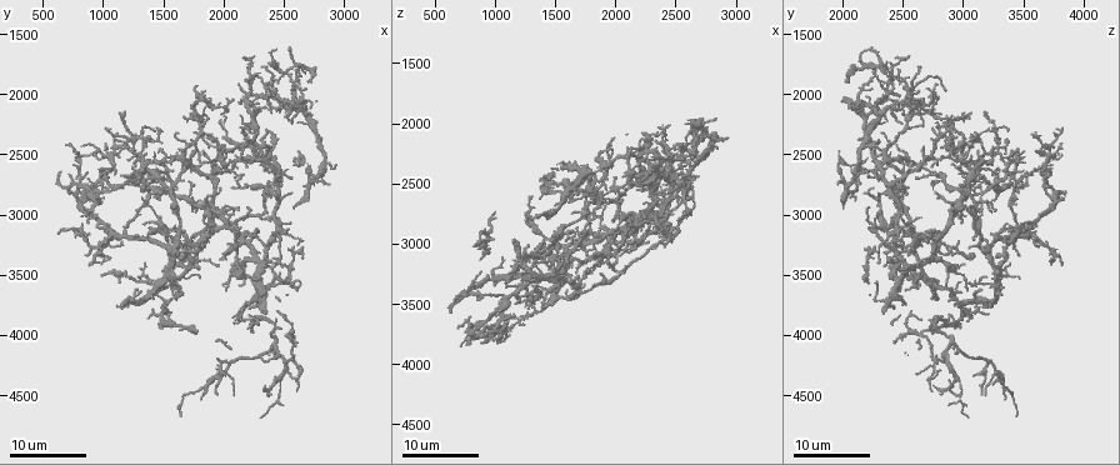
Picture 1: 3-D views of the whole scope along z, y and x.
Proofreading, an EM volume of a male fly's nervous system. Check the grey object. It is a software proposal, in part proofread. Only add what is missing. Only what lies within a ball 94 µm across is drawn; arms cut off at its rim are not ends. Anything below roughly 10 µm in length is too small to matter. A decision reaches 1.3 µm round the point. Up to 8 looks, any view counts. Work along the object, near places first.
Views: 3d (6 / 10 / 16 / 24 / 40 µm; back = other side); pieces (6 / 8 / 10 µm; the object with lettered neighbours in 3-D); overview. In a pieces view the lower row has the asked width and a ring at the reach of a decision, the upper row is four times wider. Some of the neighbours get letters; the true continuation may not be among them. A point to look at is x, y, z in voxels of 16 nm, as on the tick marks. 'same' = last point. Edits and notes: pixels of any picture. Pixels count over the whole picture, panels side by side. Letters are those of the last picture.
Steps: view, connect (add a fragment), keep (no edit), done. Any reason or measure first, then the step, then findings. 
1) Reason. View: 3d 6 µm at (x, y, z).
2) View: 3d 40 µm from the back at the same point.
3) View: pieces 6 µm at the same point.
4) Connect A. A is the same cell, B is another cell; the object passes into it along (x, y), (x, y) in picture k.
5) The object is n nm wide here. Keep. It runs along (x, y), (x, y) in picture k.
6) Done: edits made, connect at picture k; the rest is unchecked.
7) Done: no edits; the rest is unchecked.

Free end. View: 3d 16 µm at (1620, 3660, 3320).

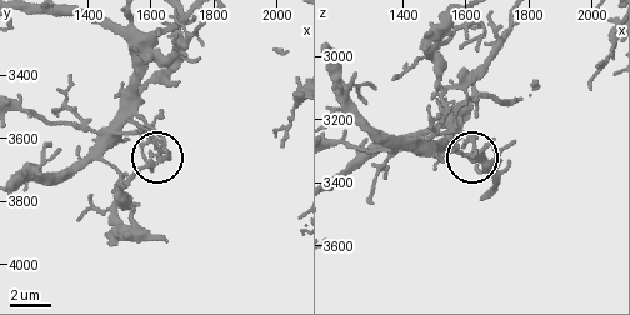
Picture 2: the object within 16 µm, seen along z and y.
View: pieces 8 µm at the same point.

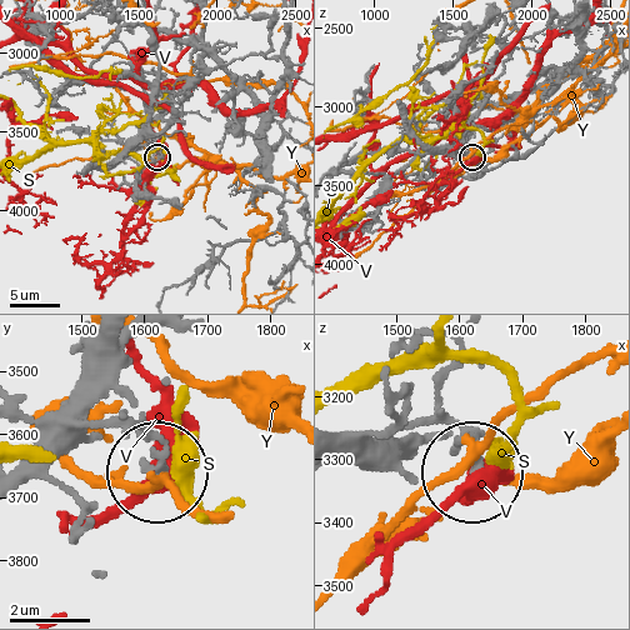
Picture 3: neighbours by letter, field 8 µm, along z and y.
Keep. S, V and Y are other cells; no lettered fragment goes on from it.

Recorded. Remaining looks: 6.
Thin end. View: 3d 24 µm at (1760, 2960, 3280).

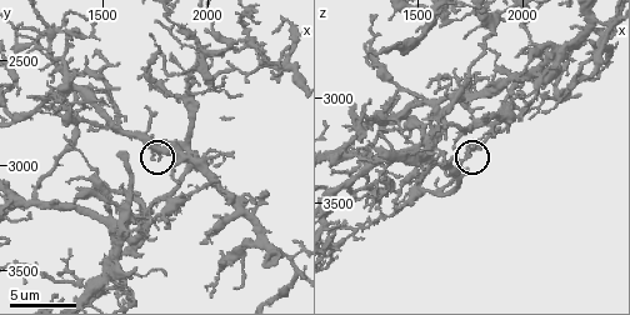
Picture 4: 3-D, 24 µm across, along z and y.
View: pieces 6 µm at the same point.

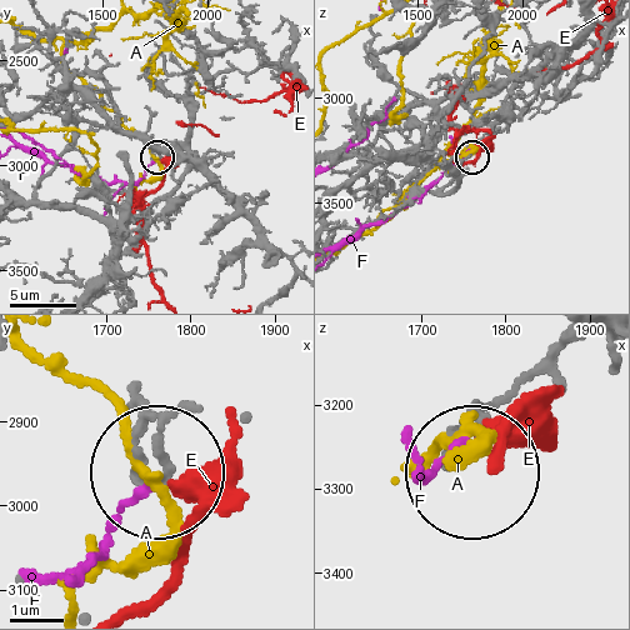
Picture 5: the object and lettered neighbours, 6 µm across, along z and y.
The object is 180 nm wide here. Keep. A, E and F are other cells; no lettered fragment goes on from it.

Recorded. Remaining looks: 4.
Thin end. View: 3d 24 µm at (2200, 3160, 2540).

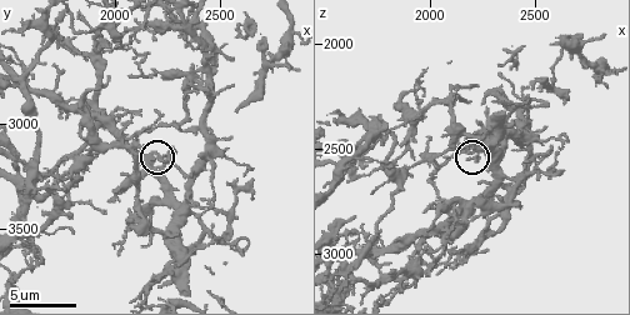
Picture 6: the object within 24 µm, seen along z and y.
See the neighbours. View: pieces 6 µm at (2190, 3170, 2550).

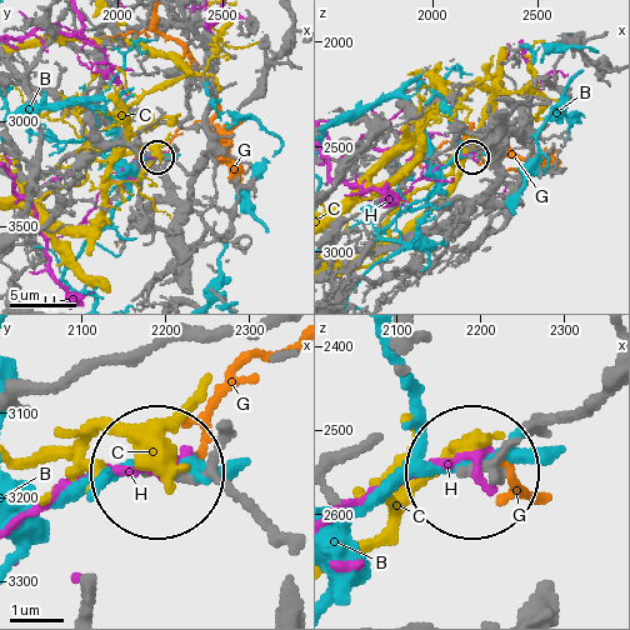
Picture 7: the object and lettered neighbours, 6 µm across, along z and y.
Keep. B, C, G and H are other cells; no lettered fragment goes on from it.

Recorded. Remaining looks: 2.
Free end. View: 3d 24 µm at (1060, 2620, 3120).

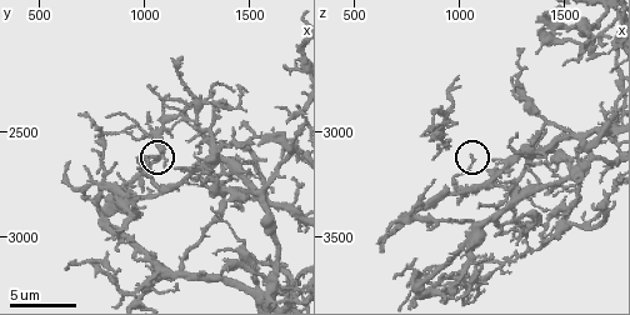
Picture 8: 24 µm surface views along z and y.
View: pieces 6 µm at (1070, 2630, 3110).

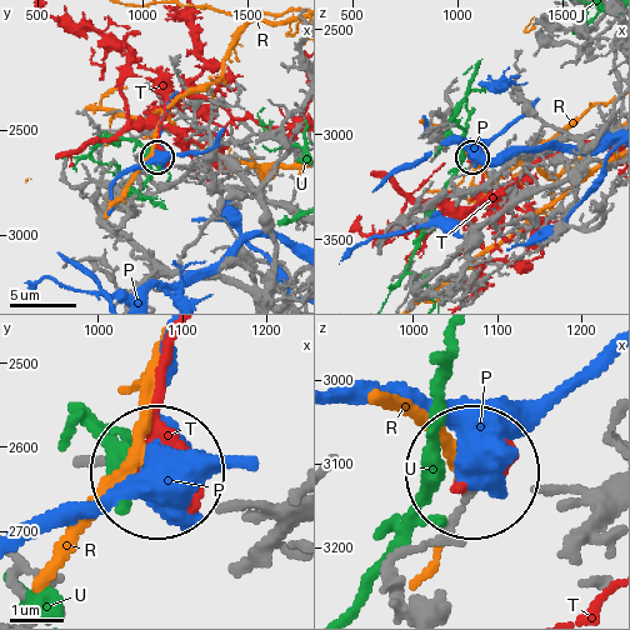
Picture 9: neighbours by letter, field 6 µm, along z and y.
The object is 190 nm wide here. Keep. P, R, T and U are other cells; none of them fits.

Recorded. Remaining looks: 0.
Done: no edits; the rest is unchecked.

